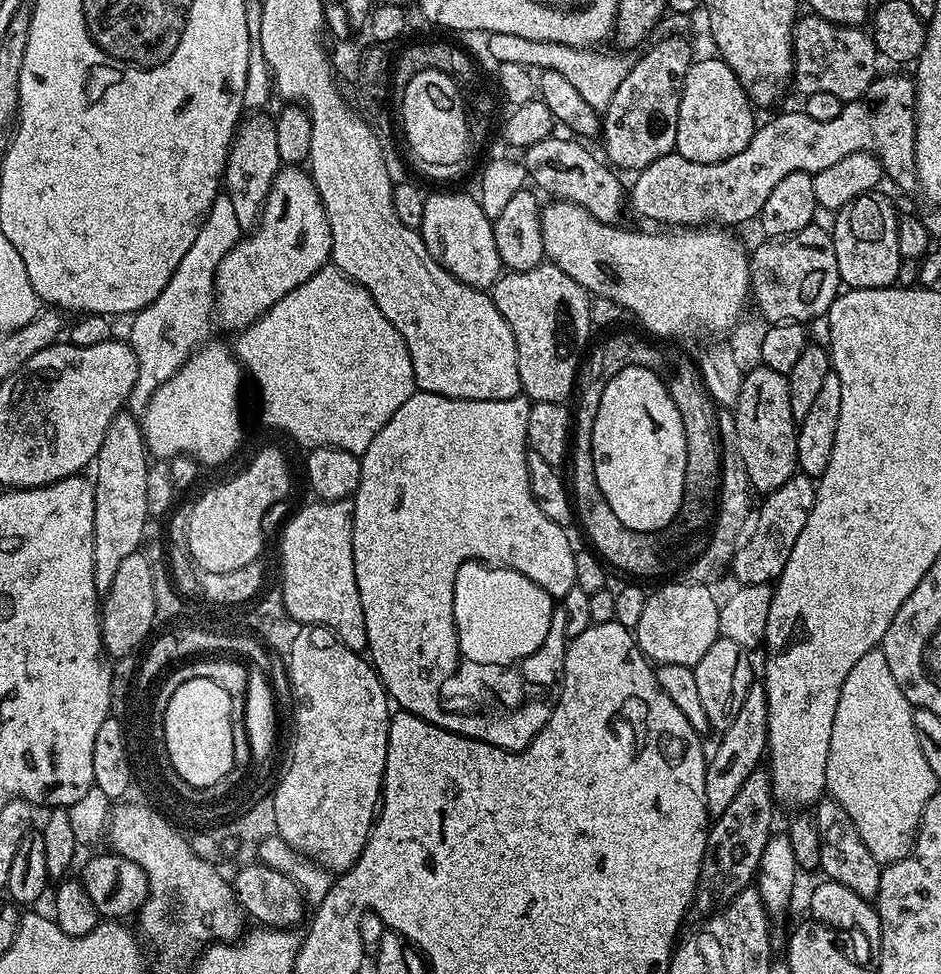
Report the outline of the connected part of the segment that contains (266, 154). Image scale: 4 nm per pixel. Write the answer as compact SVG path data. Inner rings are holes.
M248 114L241 119L236 135L232 137L232 147L228 150L228 161L224 167L223 191L233 203L238 226L242 232L252 231L259 225L269 190L274 178L280 173L278 158L278 134L276 121L268 114Z

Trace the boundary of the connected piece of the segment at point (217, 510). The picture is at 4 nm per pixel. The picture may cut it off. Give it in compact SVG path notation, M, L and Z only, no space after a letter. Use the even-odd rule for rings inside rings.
M264 448L233 480L212 488L186 516L188 530L188 550L195 567L199 571L214 570L214 574L222 574L230 570L238 570L250 562L260 560L260 551L264 548L264 515L288 492L292 480L288 477L288 464L284 456L276 448Z

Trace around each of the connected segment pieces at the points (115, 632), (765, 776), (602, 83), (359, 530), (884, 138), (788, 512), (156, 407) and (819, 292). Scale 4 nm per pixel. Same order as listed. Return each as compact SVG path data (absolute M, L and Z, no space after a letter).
M143 551L130 554L130 558L118 565L114 574L114 582L110 582L110 590L103 593L100 614L100 637L104 643L105 653L112 658L121 658L137 651L144 639L151 637L152 623L156 620L158 601L154 594L153 572L150 562Z
M767 767L755 768L742 782L736 795L722 810L720 816L711 821L706 842L706 854L702 858L702 870L698 874L698 886L694 901L695 911L711 914L733 900L738 892L749 887L757 879L762 862L762 854L768 841L774 835L772 829L772 775Z
M497 32L487 33L484 48L493 56L493 61L509 60L510 62L518 62L524 68L529 70L558 70L558 74L568 79L574 86L574 90L578 90L578 94L582 94L582 102L586 102L586 106L590 106L595 112L603 113L606 106L610 106L610 98L614 98L614 94L618 91L618 86L622 83L622 78L626 78L626 74L632 68L633 57L628 54L620 54L624 56L599 56L599 51L589 50L586 48L571 48L565 44L558 42L542 42L541 40L531 40L530 38L522 38L518 34L498 34Z
M418 390L398 406L394 418L366 446L360 456L362 478L352 500L354 578L358 582L358 598L362 598L362 614L366 614L366 652L391 703L440 728L508 752L523 750L546 726L552 711L536 708L540 716L536 712L524 712L524 716L504 716L500 724L496 720L464 720L464 716L440 712L436 684L448 676L452 660L462 659L462 640L452 640L452 631L458 627L458 612L448 612L448 600L458 600L456 576L467 560L489 560L492 566L512 572L524 568L528 576L536 576L548 588L548 596L552 592L566 595L576 587L576 552L568 541L569 533L538 510L538 502L534 502L530 490L529 407L529 401L524 398L455 400Z
M877 75L876 81L864 91L864 95L859 100L847 101L842 110L842 114L838 114L838 118L834 118L831 122L817 122L816 119L810 118L802 110L796 112L784 112L781 116L773 118L769 124L761 123L754 135L750 138L750 142L746 146L746 150L742 150L738 154L734 154L734 158L726 158L722 162L690 162L690 158L682 158L682 154L676 151L666 154L662 158L658 158L658 162L650 162L650 166L646 166L640 172L635 173L636 180L630 184L630 208L637 212L640 216L645 216L648 220L657 220L657 225L660 226L732 226L728 224L744 224L747 220L755 221L760 215L762 206L766 206L766 198L770 198L770 190L774 190L774 186L785 178L786 175L792 174L795 171L804 171L811 174L826 170L826 166L834 166L834 162L838 162L842 158L846 158L855 152L868 152L871 156L876 157L880 162L883 175L888 176L901 188L902 191L908 192L911 188L917 187L916 179L916 81L911 75L908 76L884 76Z
M803 474L791 476L781 488L763 497L764 505L759 505L754 523L746 539L736 549L730 565L731 575L736 575L740 584L772 584L780 579L790 558L790 550L794 550L794 542L798 542L798 534L802 534L802 526L806 526L806 518L810 518L815 497L813 477Z
M205 343L192 353L192 357L177 370L165 384L158 386L154 398L142 413L144 442L149 453L156 458L171 458L185 454L199 460L201 465L220 464L236 452L244 436L244 416L240 413L240 387L246 384L246 373L240 361L224 344Z
M813 222L807 224L802 230L798 230L793 236L785 236L783 238L768 238L755 249L754 247L750 252L750 259L748 265L750 266L750 300L754 305L756 303L755 310L764 320L768 322L809 322L808 320L816 320L819 318L827 317L830 306L836 300L836 297L840 295L842 291L842 285L840 282L840 275L838 274L838 258L834 258L834 242L832 241L831 231L827 227L819 228L819 223Z

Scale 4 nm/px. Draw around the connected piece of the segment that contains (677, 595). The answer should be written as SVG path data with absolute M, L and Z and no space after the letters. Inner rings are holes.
M678 582L678 584L664 584L657 592L648 592L648 601L642 609L642 618L634 629L636 645L640 651L648 657L653 665L677 664L693 669L696 663L714 646L714 642L721 639L720 635L720 604L713 589L706 584L689 584Z

